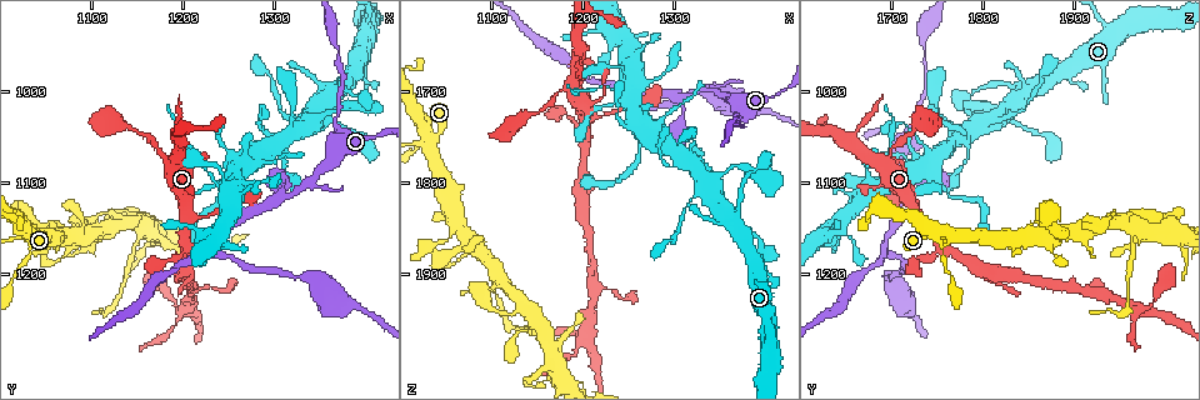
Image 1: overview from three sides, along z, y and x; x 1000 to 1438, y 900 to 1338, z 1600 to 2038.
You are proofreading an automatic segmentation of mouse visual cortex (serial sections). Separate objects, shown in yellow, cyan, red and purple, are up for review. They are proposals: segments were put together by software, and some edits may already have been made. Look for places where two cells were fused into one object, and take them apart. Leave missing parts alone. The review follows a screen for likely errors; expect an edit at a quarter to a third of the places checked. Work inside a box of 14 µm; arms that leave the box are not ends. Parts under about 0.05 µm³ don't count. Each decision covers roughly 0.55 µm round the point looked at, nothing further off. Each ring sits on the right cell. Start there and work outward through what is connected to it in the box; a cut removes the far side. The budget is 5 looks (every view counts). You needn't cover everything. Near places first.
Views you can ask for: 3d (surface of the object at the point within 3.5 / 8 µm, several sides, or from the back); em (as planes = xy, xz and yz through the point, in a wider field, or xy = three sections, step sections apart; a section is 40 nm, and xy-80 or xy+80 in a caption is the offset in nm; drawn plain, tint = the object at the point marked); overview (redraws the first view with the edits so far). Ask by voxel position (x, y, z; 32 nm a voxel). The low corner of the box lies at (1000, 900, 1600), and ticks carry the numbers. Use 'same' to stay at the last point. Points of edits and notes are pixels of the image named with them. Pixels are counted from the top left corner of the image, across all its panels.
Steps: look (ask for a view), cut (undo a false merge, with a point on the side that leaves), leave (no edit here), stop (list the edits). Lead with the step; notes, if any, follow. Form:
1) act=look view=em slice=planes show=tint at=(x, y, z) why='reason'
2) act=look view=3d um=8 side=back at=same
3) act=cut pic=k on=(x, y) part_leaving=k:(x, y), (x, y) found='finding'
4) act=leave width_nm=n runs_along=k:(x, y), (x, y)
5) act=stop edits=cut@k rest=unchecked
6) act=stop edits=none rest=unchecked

act=look view=3d um=3.5 at=(1175, 1065, 1700) why='thick turns thin'

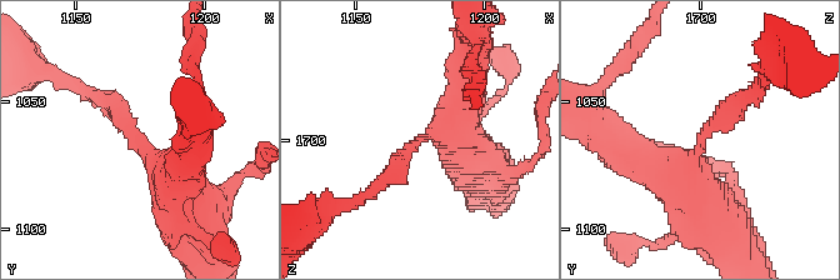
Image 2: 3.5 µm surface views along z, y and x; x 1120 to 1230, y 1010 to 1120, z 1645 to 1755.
act=look view=em slice=planes show=tint at=(1174, 1064, 1701)

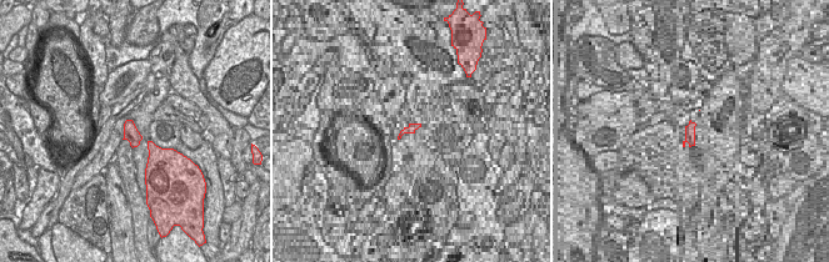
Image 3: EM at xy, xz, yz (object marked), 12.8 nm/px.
act=look view=em slice=xy step=1 show=tint at=same

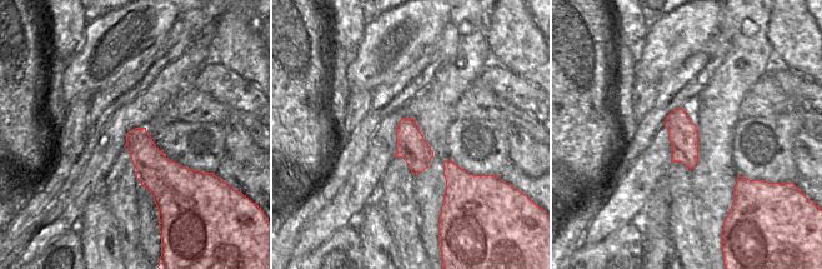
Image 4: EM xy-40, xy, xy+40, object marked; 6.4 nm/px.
act=leave arm_widths_nm=200,600 runs_along=2:(181, 195), (120, 110), (89, 91) found='one cell here'

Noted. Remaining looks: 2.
act=look view=3d um=3.5 at=(1160, 1155, 1965) why='thin arm on a thick one'

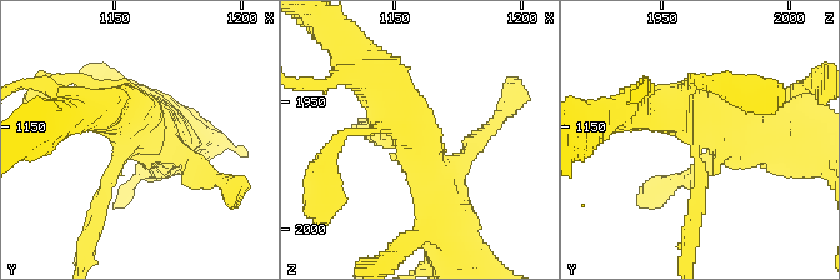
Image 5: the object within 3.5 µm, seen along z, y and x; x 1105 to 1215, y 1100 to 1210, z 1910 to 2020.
act=look view=em slice=xy step=2 show=tint at=(1155, 1153, 1964) why='shape alone is not enough'

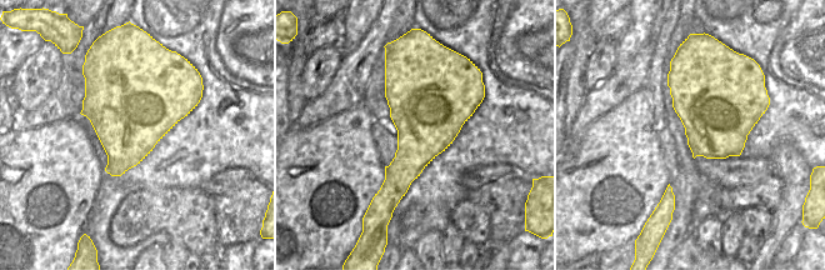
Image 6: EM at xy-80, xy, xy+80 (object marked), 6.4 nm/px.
act=cut pic=5 on=(103, 201) part_leaving=5:(116, 164), (81, 260) found='two cells meet here'

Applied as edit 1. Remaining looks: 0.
act=stop edits=cut@5 rest=unchecked

